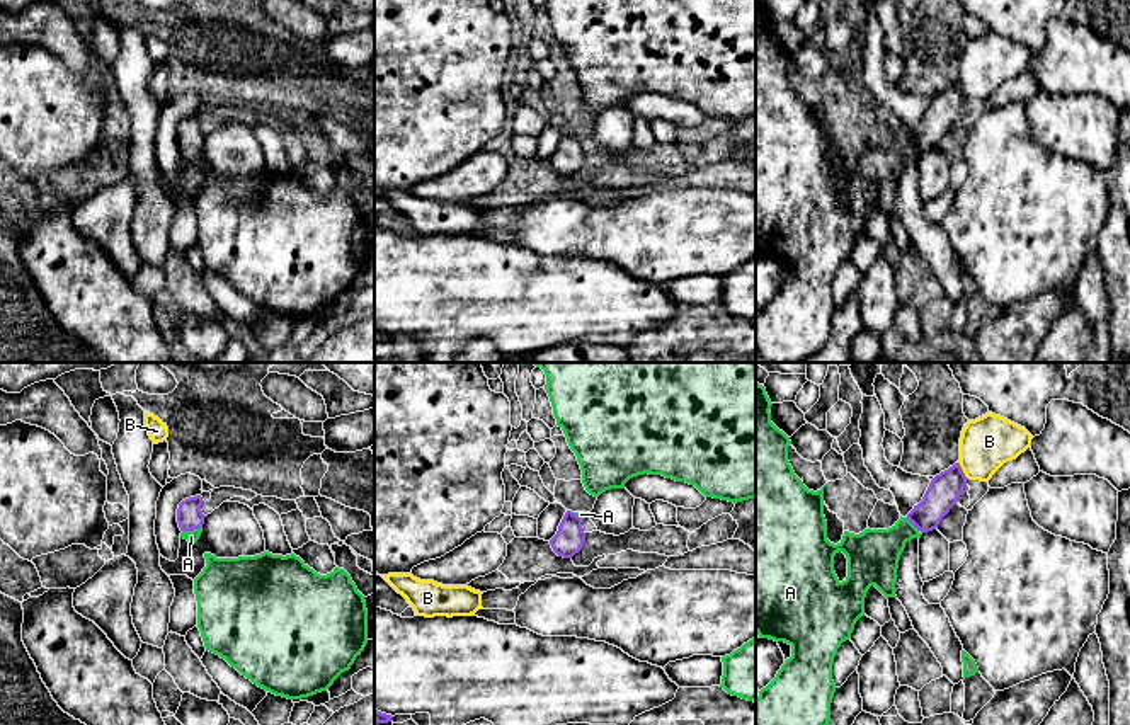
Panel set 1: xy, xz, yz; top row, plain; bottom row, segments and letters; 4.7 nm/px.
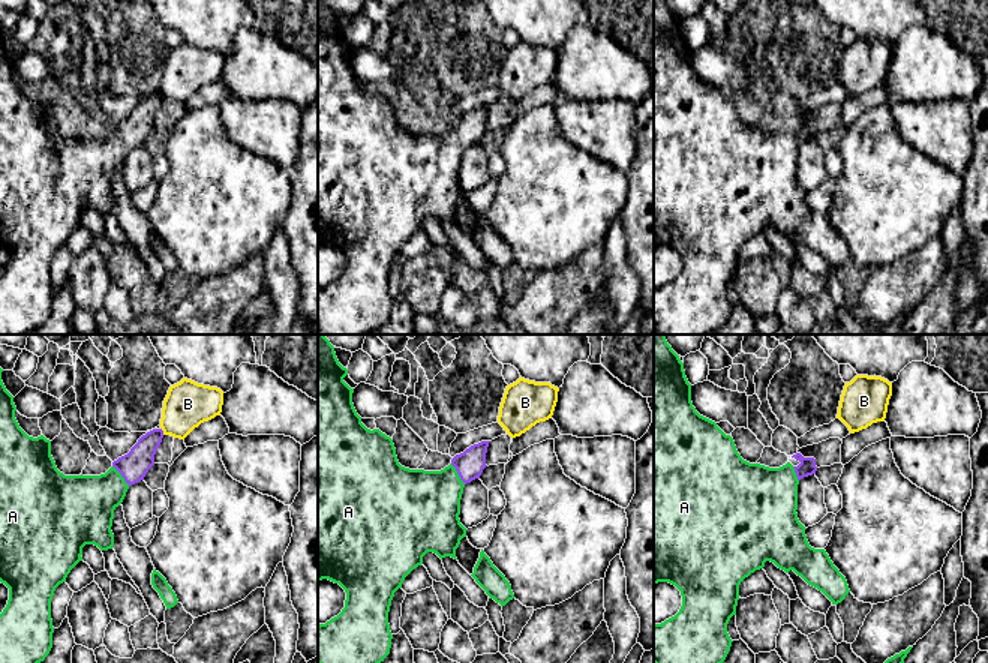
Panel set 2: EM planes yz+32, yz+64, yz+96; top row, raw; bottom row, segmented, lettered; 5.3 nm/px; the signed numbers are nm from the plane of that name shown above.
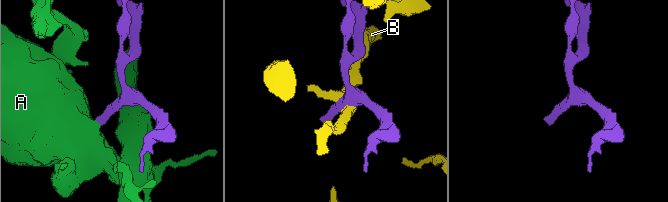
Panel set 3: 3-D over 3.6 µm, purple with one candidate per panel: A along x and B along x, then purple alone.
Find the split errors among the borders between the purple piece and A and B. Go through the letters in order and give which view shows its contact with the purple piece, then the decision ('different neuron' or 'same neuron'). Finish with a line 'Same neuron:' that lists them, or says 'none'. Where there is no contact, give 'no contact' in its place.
A: xy | same neuron
B: yz | different neuron
Same neuron: A

